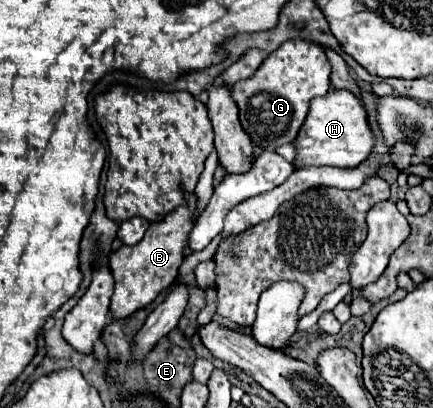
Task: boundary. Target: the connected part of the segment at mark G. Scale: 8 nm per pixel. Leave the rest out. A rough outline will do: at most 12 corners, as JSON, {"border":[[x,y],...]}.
{"border":[[295,38],[233,84],[253,146],[293,142],[329,92],[323,46]]}

